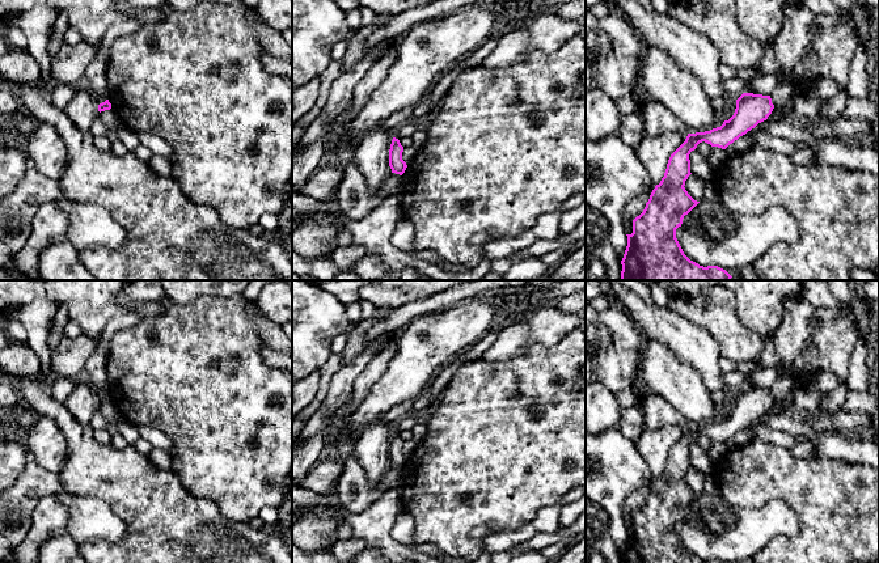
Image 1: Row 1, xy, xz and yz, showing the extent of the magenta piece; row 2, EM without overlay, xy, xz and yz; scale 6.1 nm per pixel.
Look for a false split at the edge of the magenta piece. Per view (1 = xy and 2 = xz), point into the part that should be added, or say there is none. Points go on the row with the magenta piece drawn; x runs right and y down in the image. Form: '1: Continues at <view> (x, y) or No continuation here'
1: No continuation here
2: No continuation here

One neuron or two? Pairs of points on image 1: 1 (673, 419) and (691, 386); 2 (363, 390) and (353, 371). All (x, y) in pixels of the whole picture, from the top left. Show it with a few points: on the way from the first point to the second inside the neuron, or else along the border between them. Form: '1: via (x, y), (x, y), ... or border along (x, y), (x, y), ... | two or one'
1: border along (651, 393), (670, 402), (687, 424) | two
2: border along (376, 354), (354, 381), (349, 399) | two

